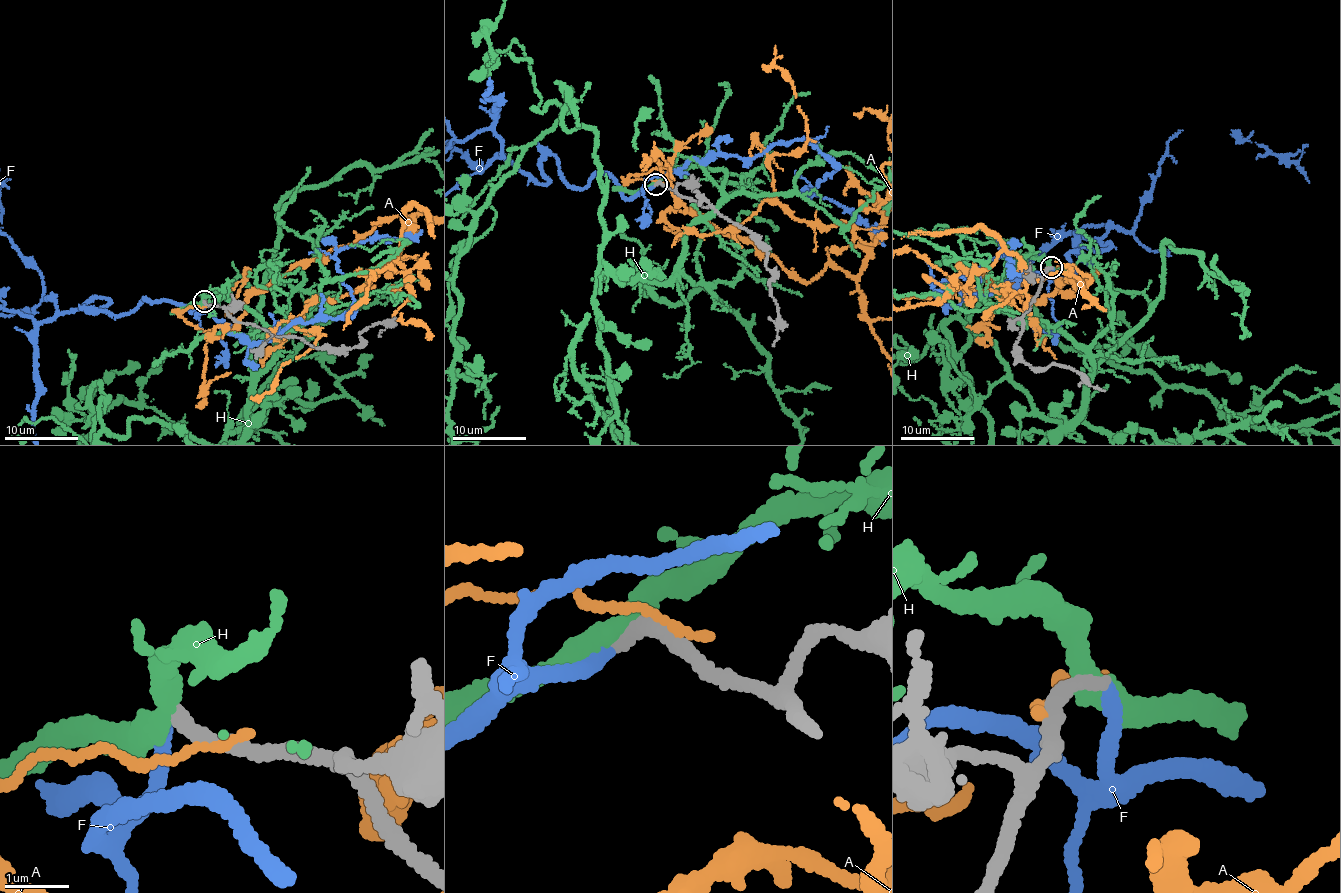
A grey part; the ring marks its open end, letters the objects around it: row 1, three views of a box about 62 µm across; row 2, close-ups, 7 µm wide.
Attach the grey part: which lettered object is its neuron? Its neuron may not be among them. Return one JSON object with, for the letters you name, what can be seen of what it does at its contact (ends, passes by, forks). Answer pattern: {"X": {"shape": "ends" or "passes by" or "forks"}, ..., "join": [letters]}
{"F": {"shape": "ends"}, "join": ["F"]}

